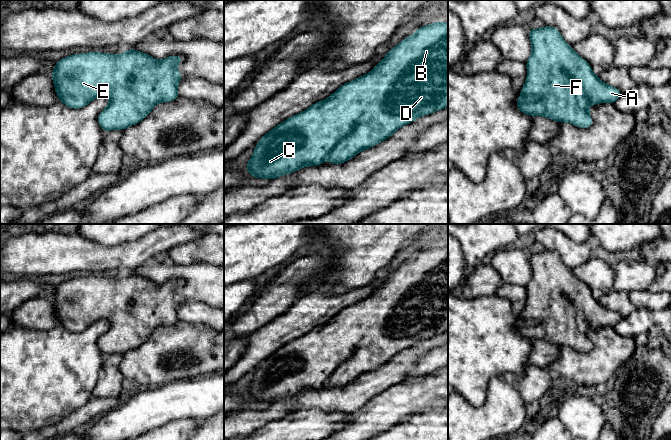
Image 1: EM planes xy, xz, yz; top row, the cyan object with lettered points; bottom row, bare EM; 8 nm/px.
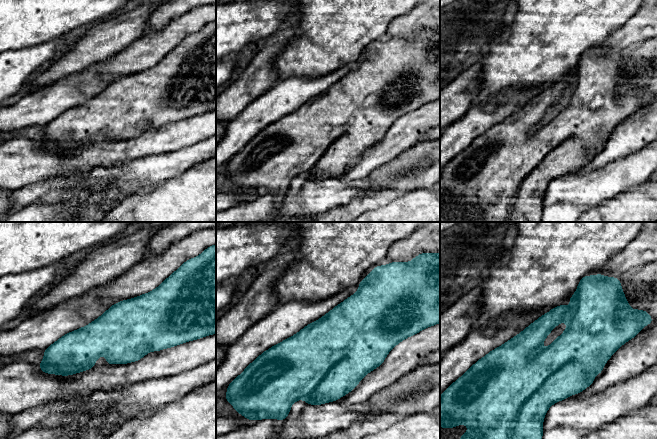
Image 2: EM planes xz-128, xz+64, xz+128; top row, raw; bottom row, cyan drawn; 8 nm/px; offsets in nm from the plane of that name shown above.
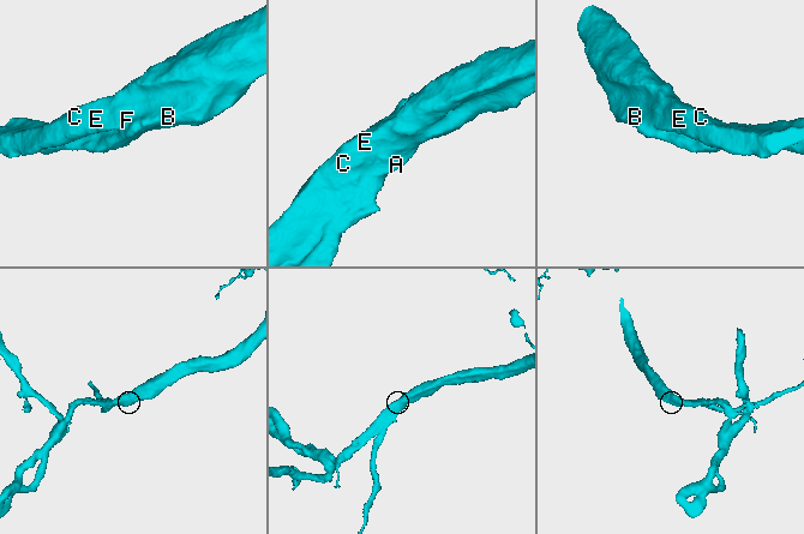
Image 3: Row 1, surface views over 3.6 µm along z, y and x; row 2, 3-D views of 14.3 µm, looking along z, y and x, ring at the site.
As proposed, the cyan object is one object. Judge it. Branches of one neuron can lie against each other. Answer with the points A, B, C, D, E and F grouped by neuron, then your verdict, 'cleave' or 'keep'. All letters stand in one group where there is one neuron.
A B C D E F | keep

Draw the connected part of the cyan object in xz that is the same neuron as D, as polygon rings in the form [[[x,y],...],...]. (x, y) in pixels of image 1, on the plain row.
[[[437,245],[427,250],[418,252],[411,261],[405,262],[403,265],[401,265],[397,270],[388,276],[388,278],[371,294],[370,297],[342,309],[329,322],[323,325],[318,325],[302,337],[292,340],[270,354],[259,364],[259,367],[255,371],[253,379],[250,385],[247,387],[245,393],[251,397],[252,402],[267,402],[272,404],[276,401],[293,397],[302,391],[319,390],[324,387],[324,383],[327,379],[329,380],[328,388],[344,387],[357,377],[373,371],[381,365],[389,362],[401,350],[416,344],[420,340],[444,333],[446,330],[448,330],[448,246],[440,247]]]

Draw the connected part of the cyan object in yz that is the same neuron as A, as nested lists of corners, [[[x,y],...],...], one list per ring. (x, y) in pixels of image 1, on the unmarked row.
[[[549,250],[539,253],[529,252],[529,260],[533,275],[526,286],[528,298],[519,319],[520,323],[516,326],[516,331],[522,337],[588,352],[593,348],[588,336],[591,327],[614,328],[622,319],[619,313],[603,307],[599,300],[593,297],[589,287],[565,266],[557,252]]]

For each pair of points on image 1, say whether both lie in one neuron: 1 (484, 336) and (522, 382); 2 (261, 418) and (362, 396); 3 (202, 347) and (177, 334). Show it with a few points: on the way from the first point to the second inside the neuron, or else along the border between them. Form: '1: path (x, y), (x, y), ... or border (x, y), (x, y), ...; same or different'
1: border (528, 362), (524, 372), (516, 376); different
2: path (286, 406), (308, 399), (337, 399); same
3: path (196, 347), (188, 345), (183, 340); same

